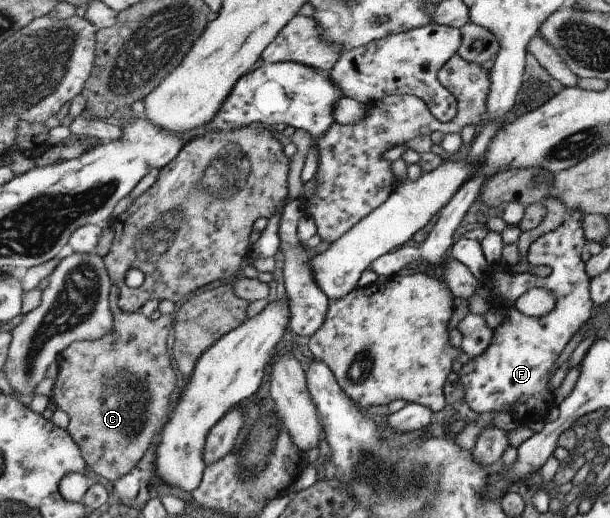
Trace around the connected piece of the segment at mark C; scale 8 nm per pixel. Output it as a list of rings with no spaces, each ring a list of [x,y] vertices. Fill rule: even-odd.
[[[111,286],[108,292],[108,309],[111,313],[112,329],[98,339],[73,341],[61,350],[58,371],[54,378],[51,404],[67,413],[67,434],[80,450],[81,458],[95,474],[114,480],[127,474],[143,456],[147,446],[155,440],[168,415],[169,394],[175,388],[175,372],[165,347],[165,338],[172,326],[172,314],[149,320],[144,314],[124,313],[117,306],[118,292]]]

